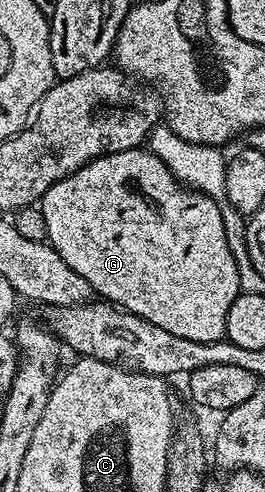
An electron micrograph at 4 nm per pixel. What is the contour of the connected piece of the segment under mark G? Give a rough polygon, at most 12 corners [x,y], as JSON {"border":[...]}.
{"border":[[138,147],[41,197],[98,298],[182,339],[241,292],[222,206]]}

